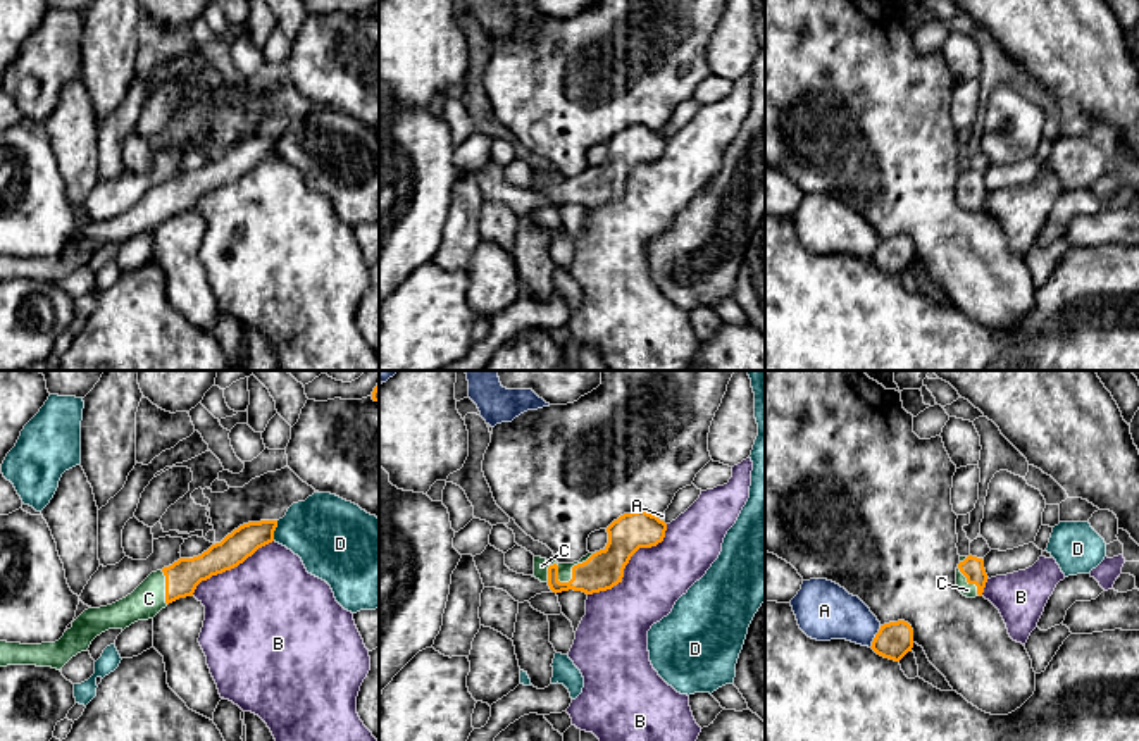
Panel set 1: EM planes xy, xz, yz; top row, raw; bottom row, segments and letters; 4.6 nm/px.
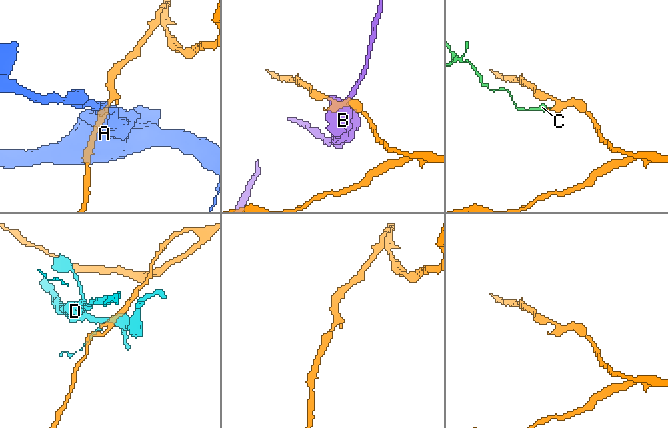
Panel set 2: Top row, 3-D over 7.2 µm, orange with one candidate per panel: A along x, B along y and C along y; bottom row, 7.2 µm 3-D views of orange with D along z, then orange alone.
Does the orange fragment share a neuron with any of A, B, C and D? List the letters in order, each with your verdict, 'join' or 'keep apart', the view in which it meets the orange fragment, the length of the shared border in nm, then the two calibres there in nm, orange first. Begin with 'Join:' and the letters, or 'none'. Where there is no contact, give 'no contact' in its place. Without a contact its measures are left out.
Join: C
A: keep apart; contact in yz; length 120 nm; calibres 170 and 260 nm
B: keep apart; contact in xz; length 500 nm; calibres 180 and 300 nm
C: join; contact in xz; length 280 nm; calibres 180 and 70 nm
D: keep apart; contact in xy; length 100 nm; calibres 150 and 340 nm

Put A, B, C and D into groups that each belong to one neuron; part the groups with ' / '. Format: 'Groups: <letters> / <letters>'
Groups: A / B / C / D

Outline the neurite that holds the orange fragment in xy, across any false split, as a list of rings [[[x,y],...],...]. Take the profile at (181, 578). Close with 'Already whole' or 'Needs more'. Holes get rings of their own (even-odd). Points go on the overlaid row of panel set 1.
[[[277,520],[248,522],[221,543],[193,558],[179,558],[152,572],[131,595],[100,608],[84,610],[55,643],[21,644],[0,641],[0,667],[36,665],[62,670],[78,653],[109,629],[126,629],[138,620],[153,619],[169,603],[193,596],[196,586],[212,576],[243,564],[258,548],[274,541]]]. Needs more

